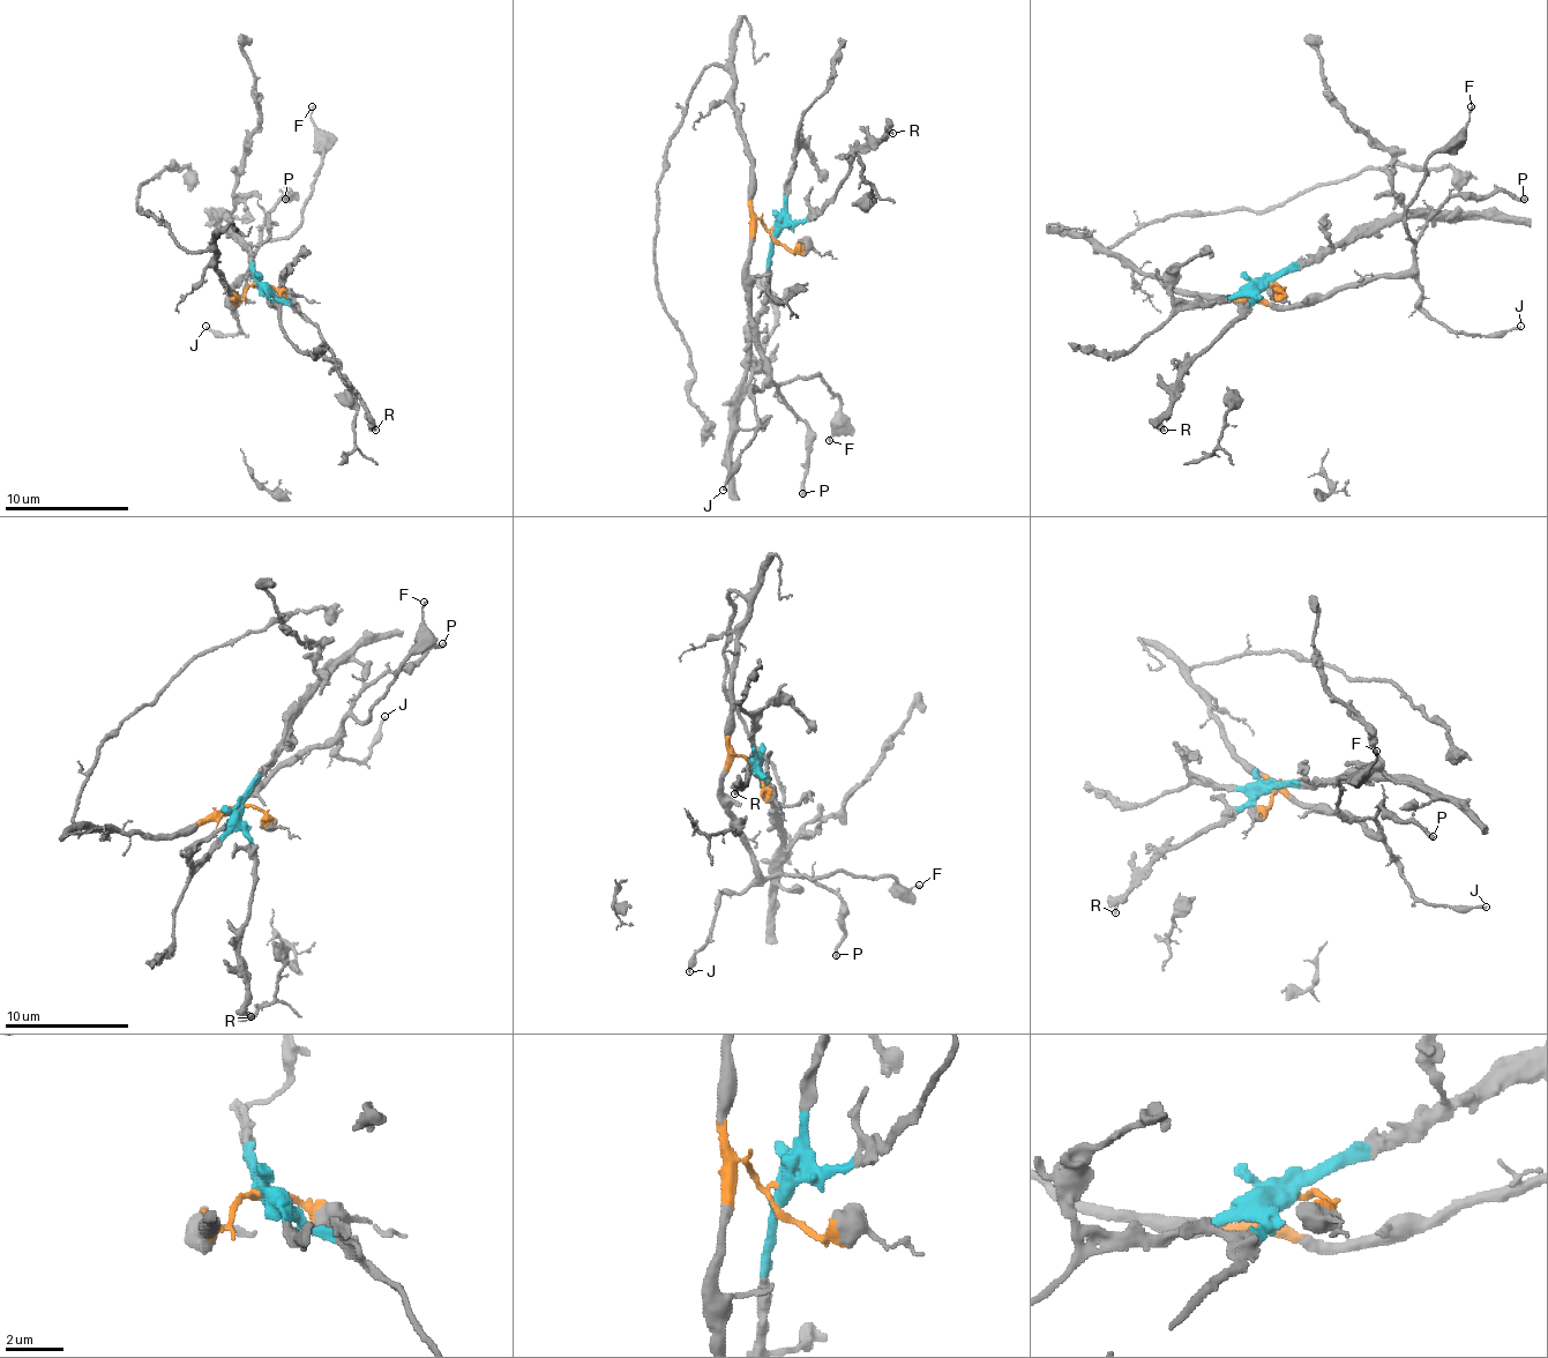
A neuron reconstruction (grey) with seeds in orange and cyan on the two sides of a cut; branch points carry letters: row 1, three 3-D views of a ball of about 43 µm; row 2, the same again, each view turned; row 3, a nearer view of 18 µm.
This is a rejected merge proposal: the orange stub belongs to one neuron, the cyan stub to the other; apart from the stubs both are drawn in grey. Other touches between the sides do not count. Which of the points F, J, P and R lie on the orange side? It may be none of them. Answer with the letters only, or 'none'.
F, J, P

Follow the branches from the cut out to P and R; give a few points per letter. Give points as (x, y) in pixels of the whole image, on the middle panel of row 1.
P: (770, 232), (761, 221), (755, 223), (749, 311), (764, 372), (777, 394), (808, 428), (808, 462), (801, 493)
R: (774, 232), (808, 221), (836, 192), (854, 155), (867, 151), (885, 133), (891, 133)

